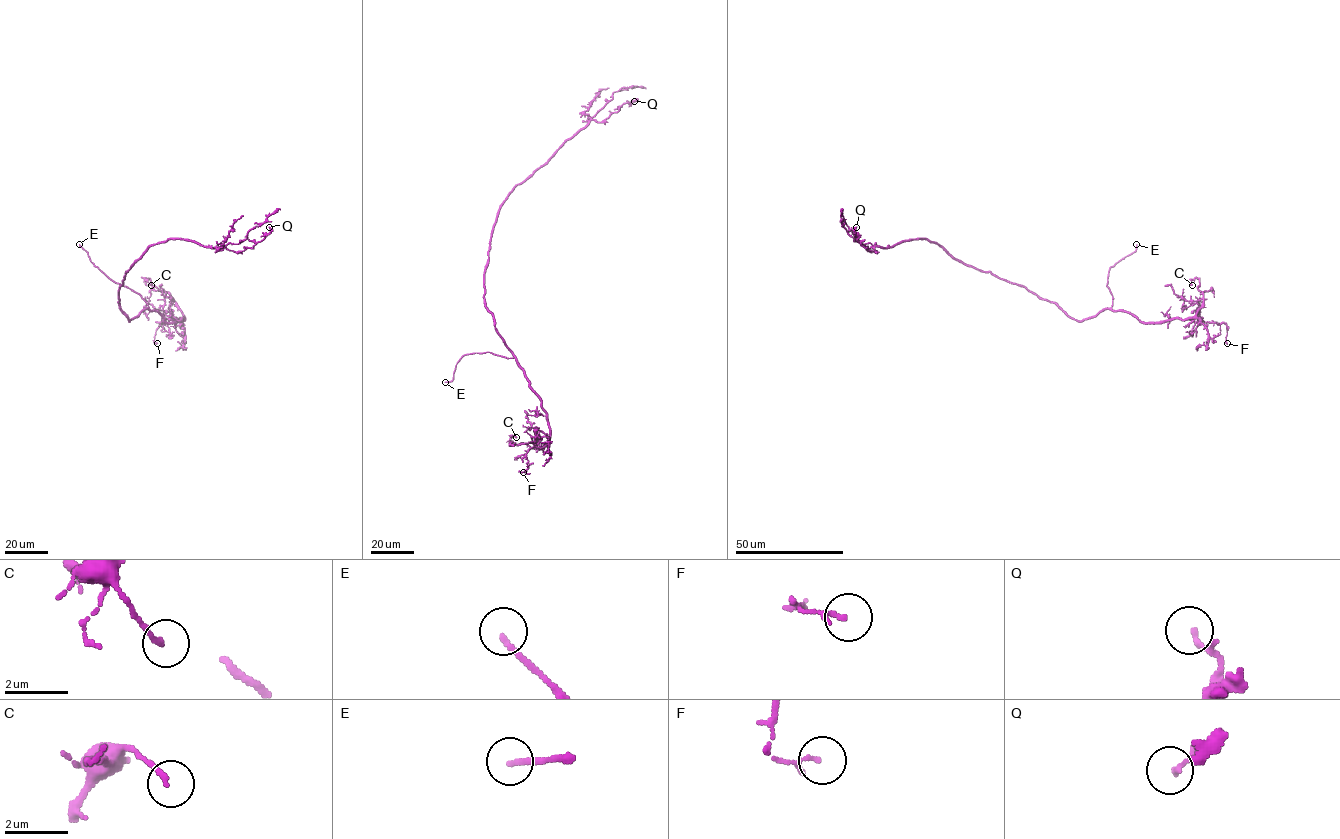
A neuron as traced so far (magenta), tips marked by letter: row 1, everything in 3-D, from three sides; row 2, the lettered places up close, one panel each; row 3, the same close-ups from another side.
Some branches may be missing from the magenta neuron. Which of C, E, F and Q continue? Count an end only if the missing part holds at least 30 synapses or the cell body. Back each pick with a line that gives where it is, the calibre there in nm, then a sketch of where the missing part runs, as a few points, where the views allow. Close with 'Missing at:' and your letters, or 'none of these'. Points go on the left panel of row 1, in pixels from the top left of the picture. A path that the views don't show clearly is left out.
E: Place: (79, 244). Thickness 160 nm. Course of what is missing: (79, 244), (61, 217)
Missing at: E

